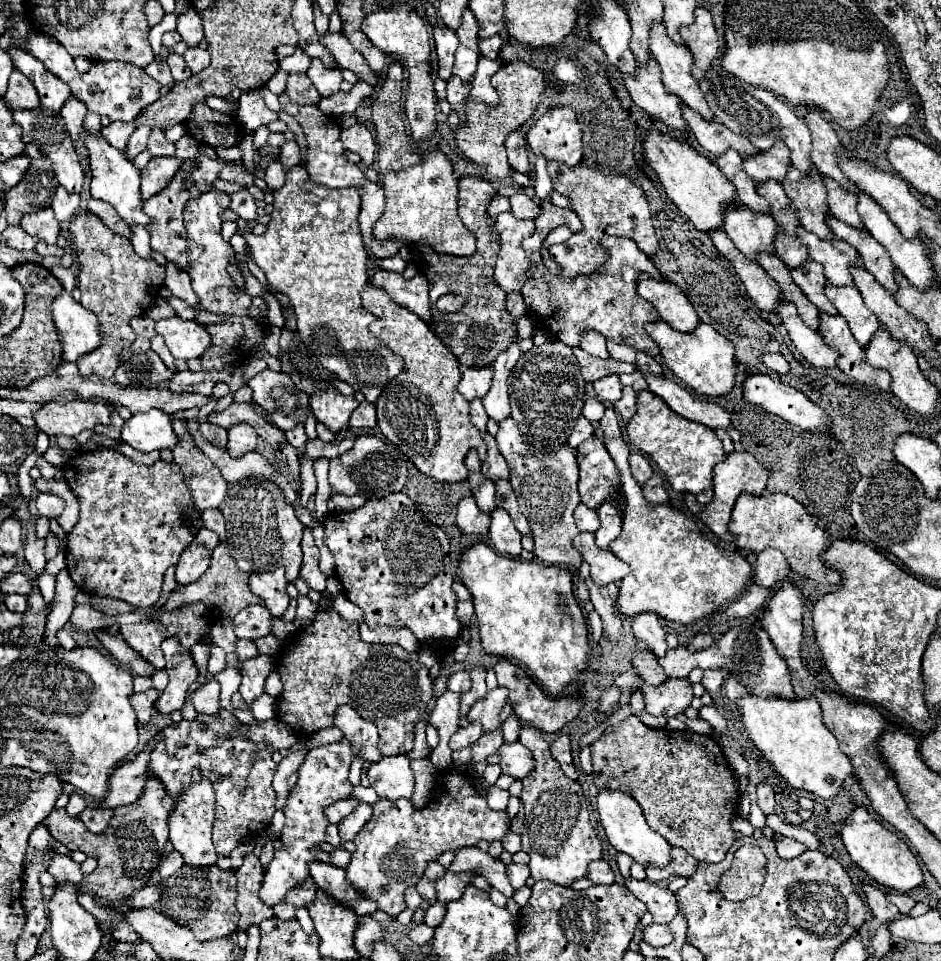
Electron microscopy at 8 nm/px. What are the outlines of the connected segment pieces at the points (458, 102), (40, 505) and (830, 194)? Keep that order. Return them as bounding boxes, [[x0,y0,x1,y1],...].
[[446,77,471,123],[37,493,65,517],[823,177,863,229]]

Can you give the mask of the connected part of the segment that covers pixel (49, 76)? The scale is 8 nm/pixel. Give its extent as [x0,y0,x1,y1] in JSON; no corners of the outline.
[9,49,71,111]

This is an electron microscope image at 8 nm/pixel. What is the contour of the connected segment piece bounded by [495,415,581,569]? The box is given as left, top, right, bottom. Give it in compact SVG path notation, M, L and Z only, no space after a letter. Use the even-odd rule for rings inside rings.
M509 415L499 423L497 447L505 457L511 469L511 487L519 499L519 511L527 515L533 541L535 541L535 557L545 565L561 565L579 569L581 555L573 547L573 537L579 533L573 509L581 503L577 493L577 459L575 449L569 445L553 451L537 451L527 441L523 441L523 433L519 431L517 421Z

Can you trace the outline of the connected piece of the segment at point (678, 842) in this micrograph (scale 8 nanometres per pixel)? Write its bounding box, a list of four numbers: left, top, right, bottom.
[591,715,741,863]

